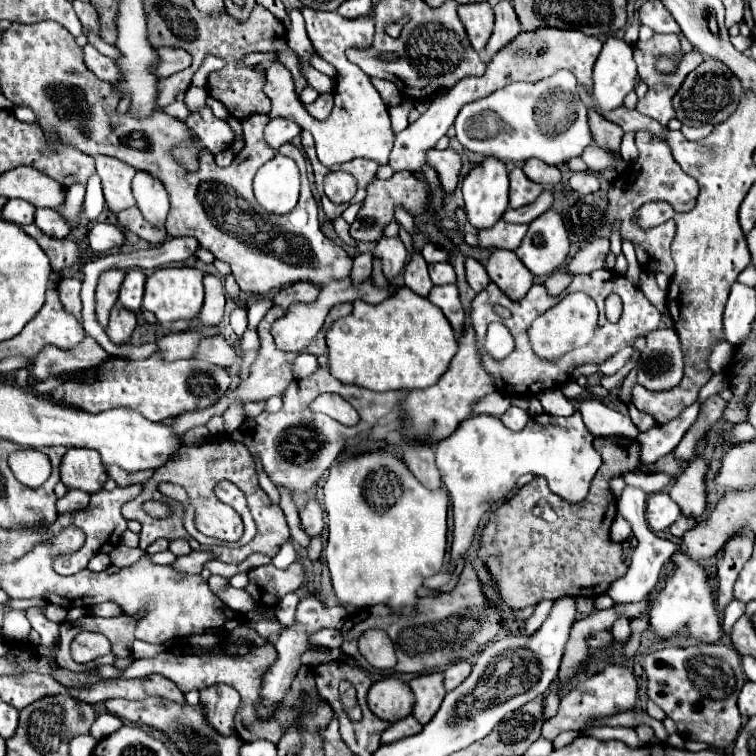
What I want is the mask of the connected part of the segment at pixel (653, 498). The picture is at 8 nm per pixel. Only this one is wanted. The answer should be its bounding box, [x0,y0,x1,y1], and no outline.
[645,492,681,532]

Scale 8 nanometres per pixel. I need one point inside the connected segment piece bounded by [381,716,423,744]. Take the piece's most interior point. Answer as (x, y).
(406, 726)

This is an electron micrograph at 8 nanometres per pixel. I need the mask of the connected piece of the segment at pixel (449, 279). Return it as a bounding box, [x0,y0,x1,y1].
[429,262,457,284]

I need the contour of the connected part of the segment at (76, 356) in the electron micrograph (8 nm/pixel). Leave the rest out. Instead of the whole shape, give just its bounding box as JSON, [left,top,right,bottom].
[31,336,109,382]

